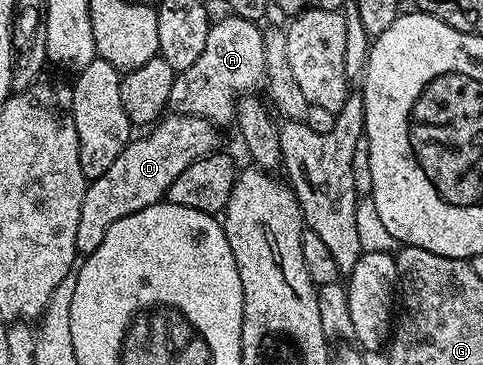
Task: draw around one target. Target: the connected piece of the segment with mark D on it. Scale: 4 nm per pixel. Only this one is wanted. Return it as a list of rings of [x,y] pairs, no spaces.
[[[193,115],[164,116],[148,133],[151,133],[148,137],[136,136],[128,141],[121,155],[113,159],[109,171],[88,184],[81,203],[81,220],[77,222],[77,250],[80,254],[97,251],[101,239],[105,239],[105,231],[109,231],[117,219],[125,219],[125,215],[133,215],[133,211],[160,204],[173,179],[177,179],[185,167],[220,148],[220,130],[211,122]]]

